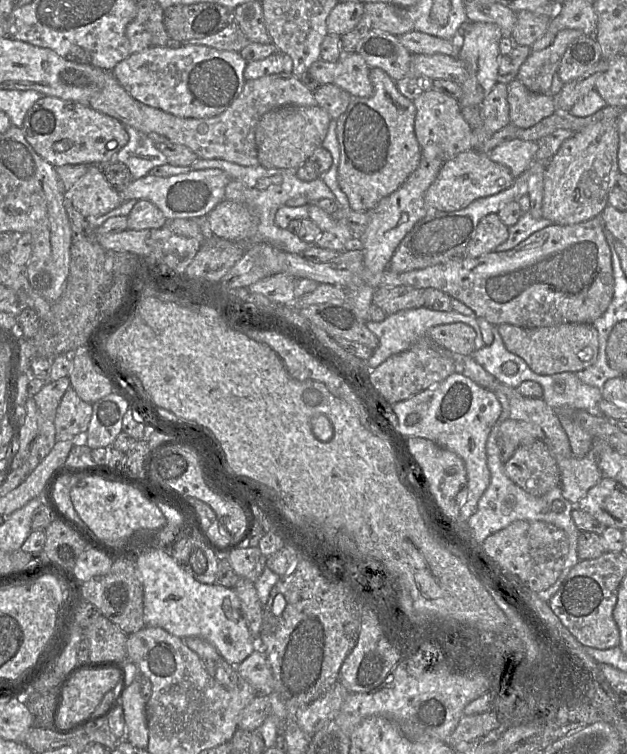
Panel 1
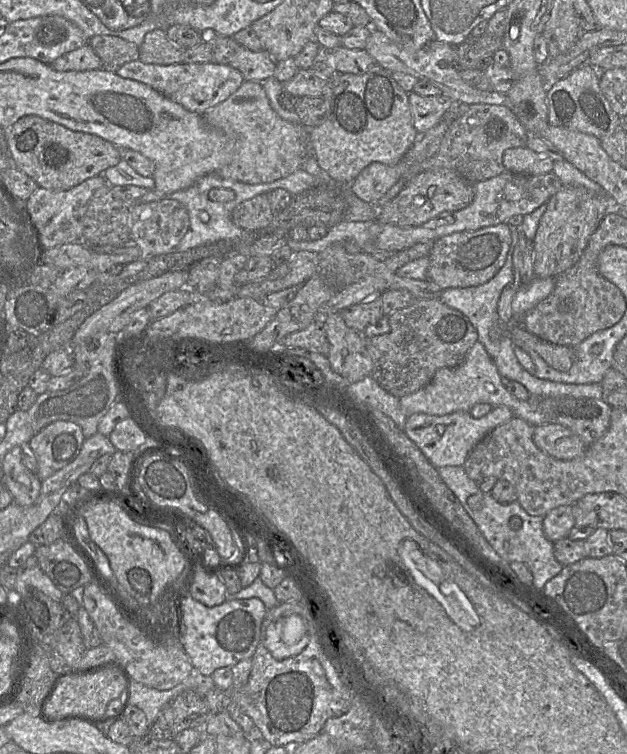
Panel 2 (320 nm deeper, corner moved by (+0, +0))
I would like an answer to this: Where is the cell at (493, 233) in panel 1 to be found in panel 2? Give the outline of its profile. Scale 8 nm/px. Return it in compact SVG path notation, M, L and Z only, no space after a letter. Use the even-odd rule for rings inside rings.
M504 223L484 227L475 231L455 232L443 236L433 242L428 256L430 266L427 279L438 285L441 290L446 288L466 288L484 284L489 281L505 263L510 244L510 226Z

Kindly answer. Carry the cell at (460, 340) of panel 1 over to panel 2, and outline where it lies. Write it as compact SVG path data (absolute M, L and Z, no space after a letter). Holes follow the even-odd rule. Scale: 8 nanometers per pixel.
M439 298L417 299L412 305L396 310L388 317L390 331L365 338L365 344L373 361L371 376L383 389L399 398L428 384L438 369L461 364L478 341L477 330L470 320L460 311L442 303Z

